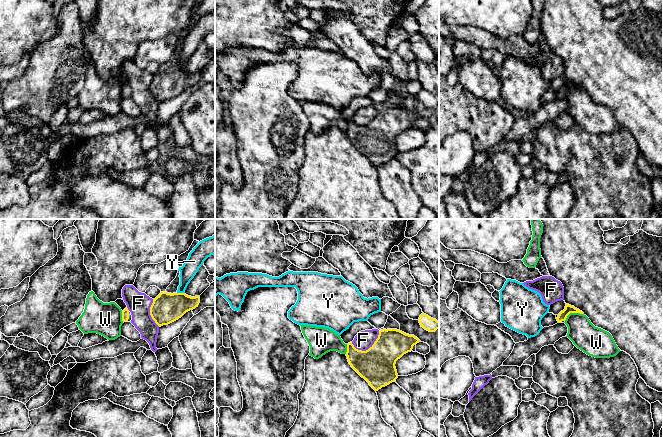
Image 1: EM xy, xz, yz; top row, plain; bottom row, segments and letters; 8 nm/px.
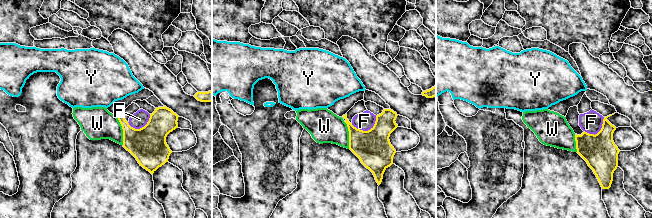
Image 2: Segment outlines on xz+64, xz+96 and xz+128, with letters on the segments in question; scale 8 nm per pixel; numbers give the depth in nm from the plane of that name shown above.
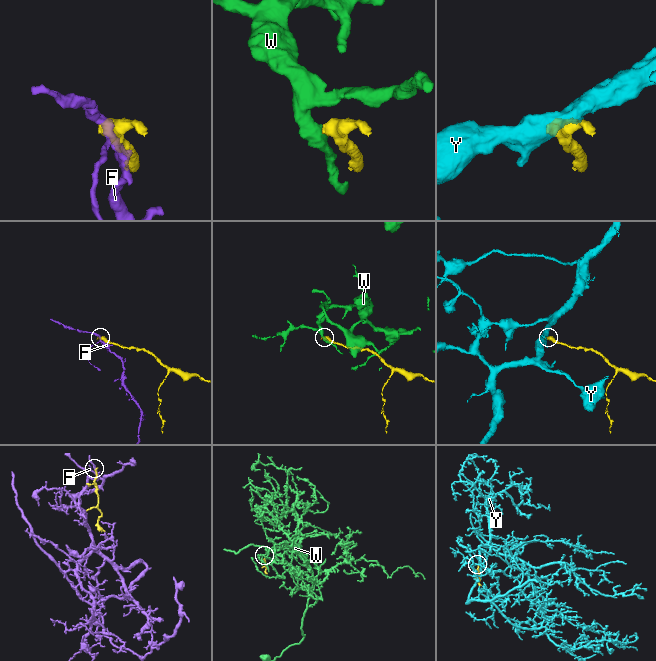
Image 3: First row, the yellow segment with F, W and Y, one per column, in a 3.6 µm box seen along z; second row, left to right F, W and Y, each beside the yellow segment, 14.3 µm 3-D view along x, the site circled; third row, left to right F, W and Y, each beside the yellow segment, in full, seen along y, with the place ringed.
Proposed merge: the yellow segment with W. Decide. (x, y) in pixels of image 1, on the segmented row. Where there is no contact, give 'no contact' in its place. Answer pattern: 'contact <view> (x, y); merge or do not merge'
contact yz (573, 312); do not merge

